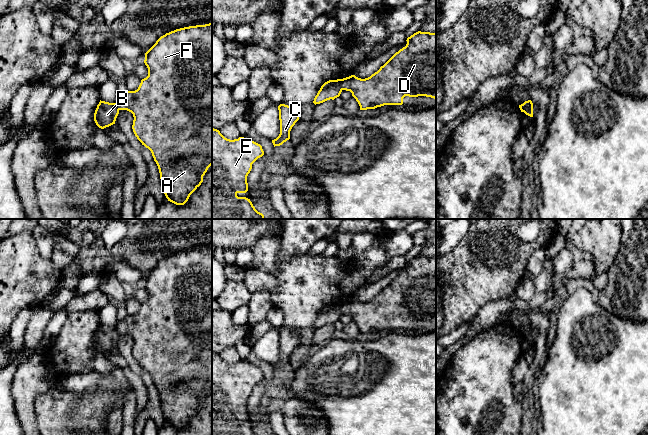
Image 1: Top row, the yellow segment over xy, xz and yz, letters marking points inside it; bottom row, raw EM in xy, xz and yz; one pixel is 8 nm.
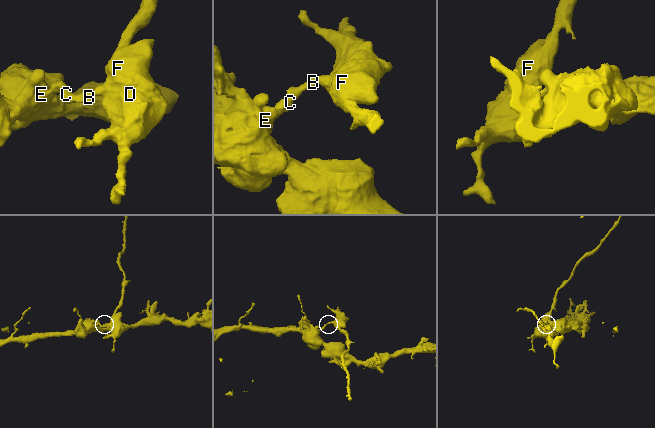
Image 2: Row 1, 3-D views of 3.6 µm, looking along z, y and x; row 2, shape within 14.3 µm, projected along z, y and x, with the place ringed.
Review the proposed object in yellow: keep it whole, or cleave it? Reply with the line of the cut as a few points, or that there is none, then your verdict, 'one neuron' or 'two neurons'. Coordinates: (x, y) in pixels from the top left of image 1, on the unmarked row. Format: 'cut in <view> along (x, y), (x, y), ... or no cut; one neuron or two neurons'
cut in xz along (338, 303), (342, 313); two neurons

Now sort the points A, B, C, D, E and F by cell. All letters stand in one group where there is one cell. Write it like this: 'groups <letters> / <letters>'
groups A D F / B C E

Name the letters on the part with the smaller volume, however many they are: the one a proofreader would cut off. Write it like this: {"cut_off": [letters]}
{"cut_off": ["A", "D", "F"]}

